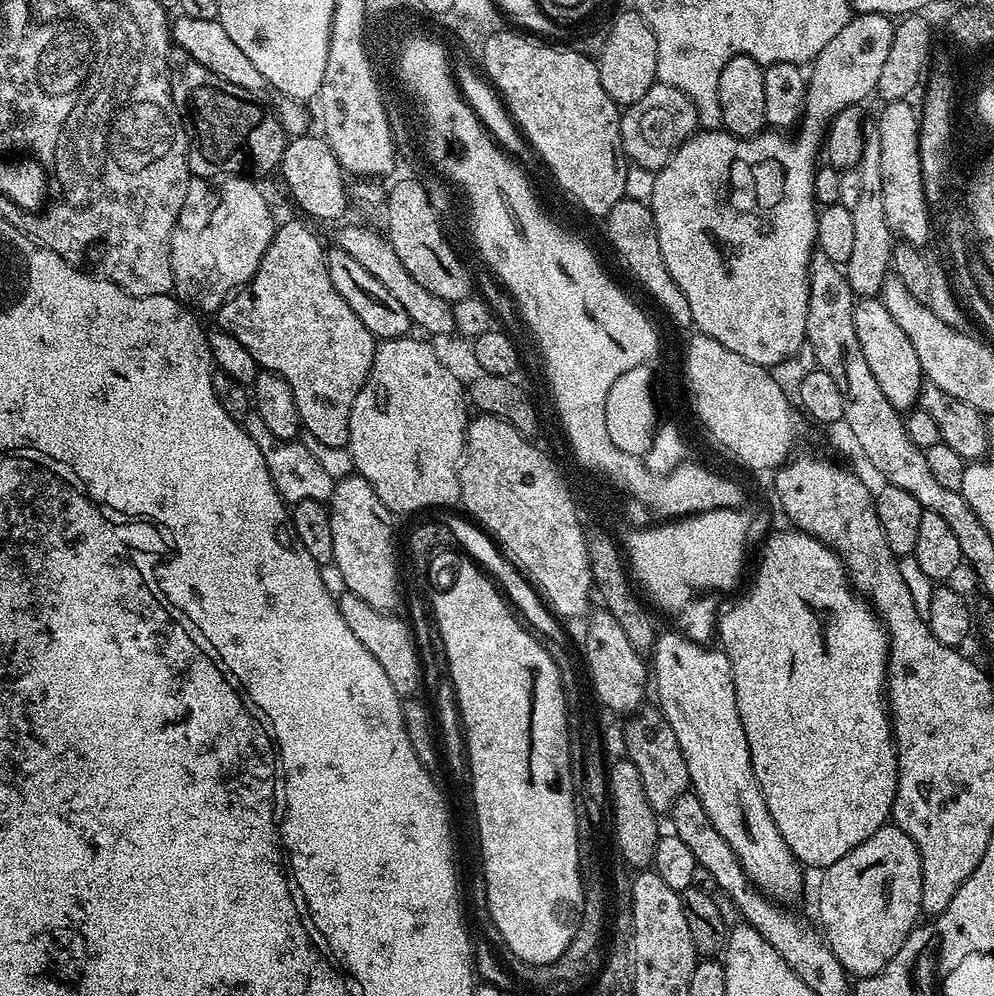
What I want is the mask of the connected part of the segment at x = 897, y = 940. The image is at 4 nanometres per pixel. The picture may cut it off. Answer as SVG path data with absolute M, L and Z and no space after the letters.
M889 822L874 830L866 842L854 846L850 854L823 869L821 876L819 927L828 949L853 977L878 974L902 950L902 942L906 942L922 916L918 846L914 846L910 834Z

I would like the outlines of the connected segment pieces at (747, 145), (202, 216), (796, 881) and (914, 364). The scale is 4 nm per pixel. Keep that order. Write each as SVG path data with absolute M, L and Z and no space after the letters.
M862 12L853 15L826 46L811 61L810 71L806 76L804 103L802 105L802 125L804 132L800 132L791 140L788 134L780 130L765 130L757 136L736 136L727 130L700 130L683 140L678 150L666 162L666 166L656 173L654 178L654 194L650 201L654 230L658 234L658 250L662 250L662 262L666 262L666 270L670 270L670 278L678 282L678 290L686 294L686 302L690 302L690 314L695 331L701 336L714 338L714 342L722 342L726 350L734 350L734 354L742 354L750 362L769 370L775 369L775 364L788 360L799 353L800 347L806 343L806 314L808 313L808 267L812 261L812 253L816 248L816 214L818 205L814 194L814 178L818 167L818 153L822 148L822 129L828 121L833 120L837 112L848 108L852 104L863 105L864 99L875 93L878 73L886 62L886 53L890 50L892 30L894 24L889 17L881 12Z
M236 174L225 179L213 208L209 181L189 179L186 202L172 231L170 262L176 299L197 313L216 313L232 293L251 282L276 233L278 220L272 217L267 198L258 185L244 178Z
M661 631L657 635L656 644L651 650L650 672L654 677L654 688L656 684L656 696L660 699L658 707L664 713L664 720L670 722L670 730L674 730L674 738L678 738L678 746L686 758L691 791L702 802L706 818L714 822L714 830L718 830L718 834L722 834L722 838L726 838L730 844L730 850L734 850L748 879L773 901L796 900L804 888L805 869L786 846L782 834L778 834L778 826L774 826L774 818L770 818L760 783L756 781L746 742L746 730L738 714L732 664L719 647L708 648L712 646L691 640L683 631L675 631Z
M860 298L855 301L854 334L858 334L858 346L862 346L862 354L870 366L870 374L874 374L874 379L878 381L882 394L890 398L890 406L897 408L901 414L917 407L920 390L926 383L924 371L918 362L918 353L915 352L914 346L910 346L910 338L906 338L906 333L898 327L898 322L894 322L893 316L886 310L886 306L879 298Z

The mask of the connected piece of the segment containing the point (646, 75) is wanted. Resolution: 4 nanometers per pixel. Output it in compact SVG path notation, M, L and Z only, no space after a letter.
M627 11L618 13L612 24L610 20L608 37L598 59L602 86L617 106L638 102L638 98L642 98L642 94L646 94L646 90L657 83L658 42L654 42L654 30L650 30L639 12Z

